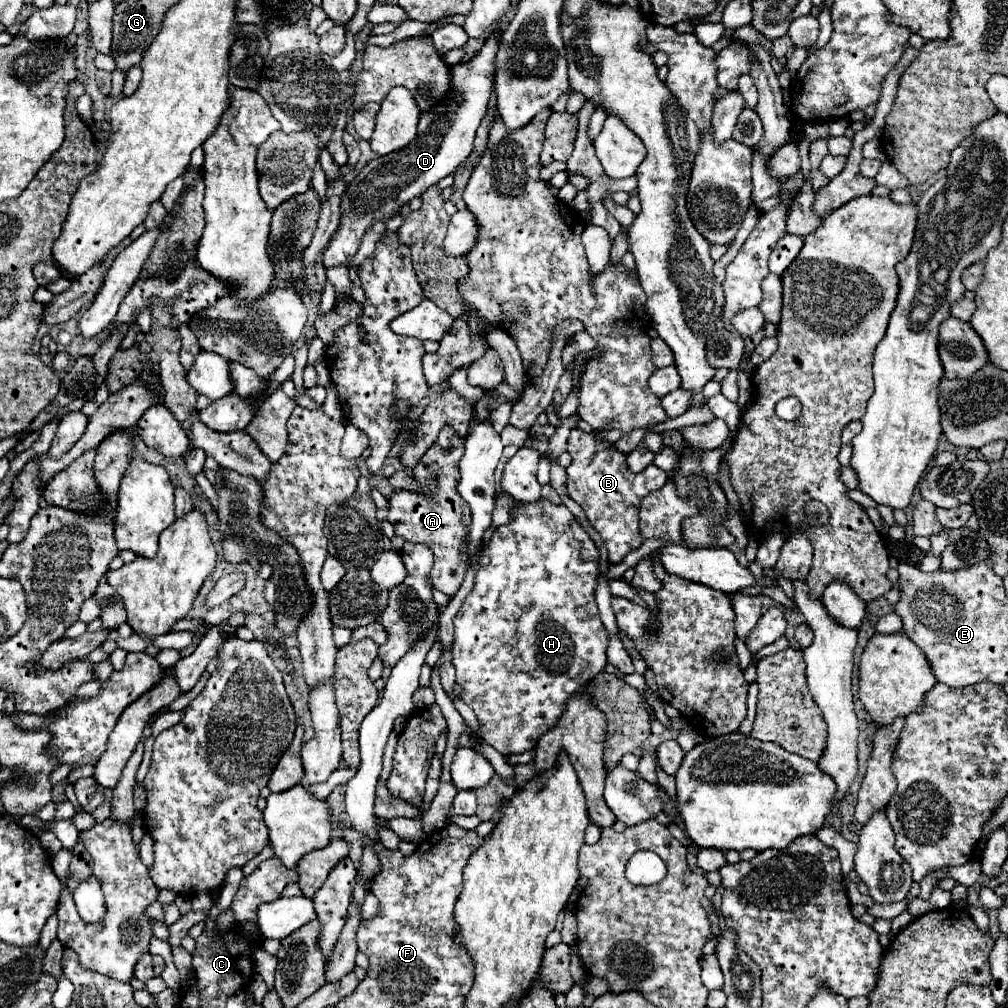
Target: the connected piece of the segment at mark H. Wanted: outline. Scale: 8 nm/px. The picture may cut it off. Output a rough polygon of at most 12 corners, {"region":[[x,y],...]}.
{"region":[[515,504],[455,616],[463,702],[523,754],[607,664],[599,552]]}

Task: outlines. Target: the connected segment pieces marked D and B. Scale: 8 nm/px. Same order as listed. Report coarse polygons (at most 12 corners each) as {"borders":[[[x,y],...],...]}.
{"borders":[[[499,38],[453,66],[453,92],[413,144],[371,160],[341,196],[323,252],[337,300],[377,220],[453,174],[487,112]],[[569,434],[569,496],[619,564],[643,544],[639,504],[669,476],[631,474],[613,444]]]}

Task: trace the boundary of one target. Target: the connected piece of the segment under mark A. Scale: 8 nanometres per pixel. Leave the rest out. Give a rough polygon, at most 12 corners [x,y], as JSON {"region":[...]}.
{"region":[[447,426],[413,468],[419,490],[387,520],[435,554],[453,596],[469,566],[471,508],[459,496],[463,438]]}

